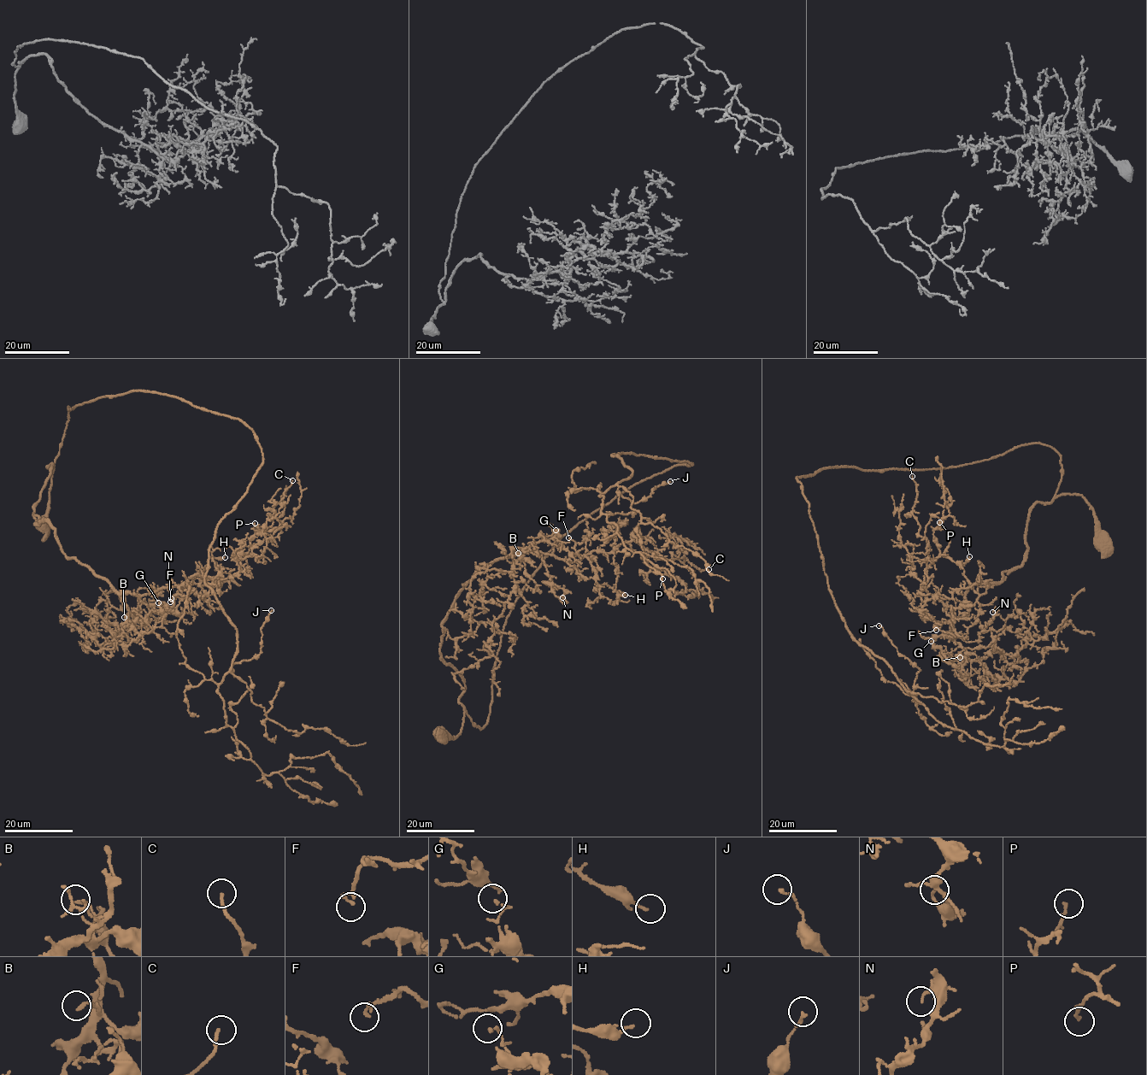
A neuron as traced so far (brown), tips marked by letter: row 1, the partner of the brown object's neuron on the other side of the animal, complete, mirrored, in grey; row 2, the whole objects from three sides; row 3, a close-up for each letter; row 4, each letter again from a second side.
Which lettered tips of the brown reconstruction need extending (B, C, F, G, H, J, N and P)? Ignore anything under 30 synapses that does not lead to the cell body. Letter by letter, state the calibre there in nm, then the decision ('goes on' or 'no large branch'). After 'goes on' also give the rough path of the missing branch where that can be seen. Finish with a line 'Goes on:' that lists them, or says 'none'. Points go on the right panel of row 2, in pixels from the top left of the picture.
B: calibre 160 nm; no large branch
C: calibre 140 nm; goes on; course (912, 476), (914, 473), (902, 473), (895, 467), (896, 464)
F: calibre 190 nm; goes on; course (936, 630), (931, 629), (927, 634), (910, 626)
G: calibre 140 nm; no large branch
H: calibre 140 nm; no large branch
J: calibre 170 nm; no large branch
N: calibre 130 nm; no large branch
P: calibre 140 nm; no large branch
Goes on: C, F

